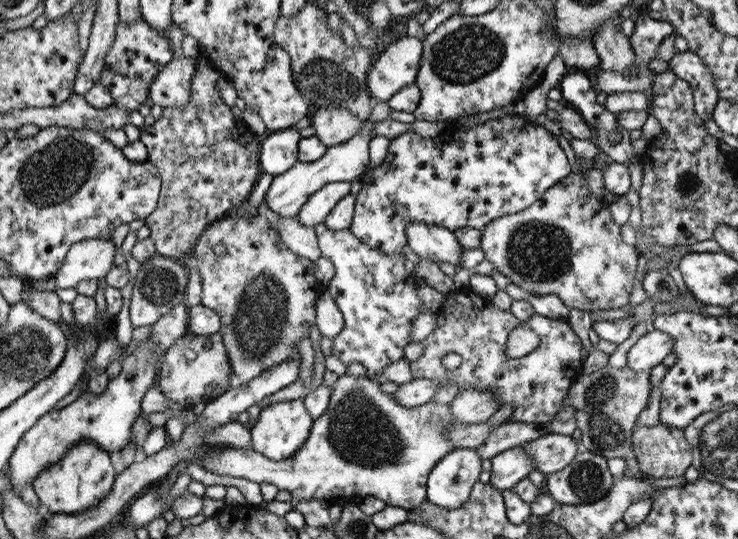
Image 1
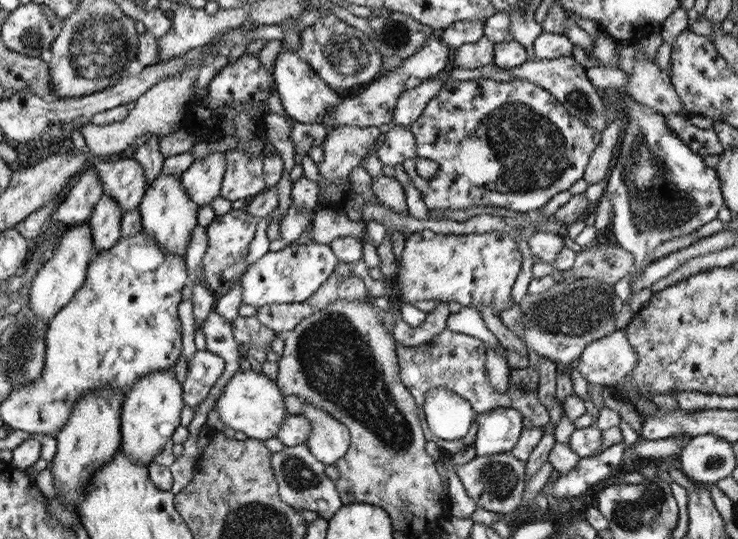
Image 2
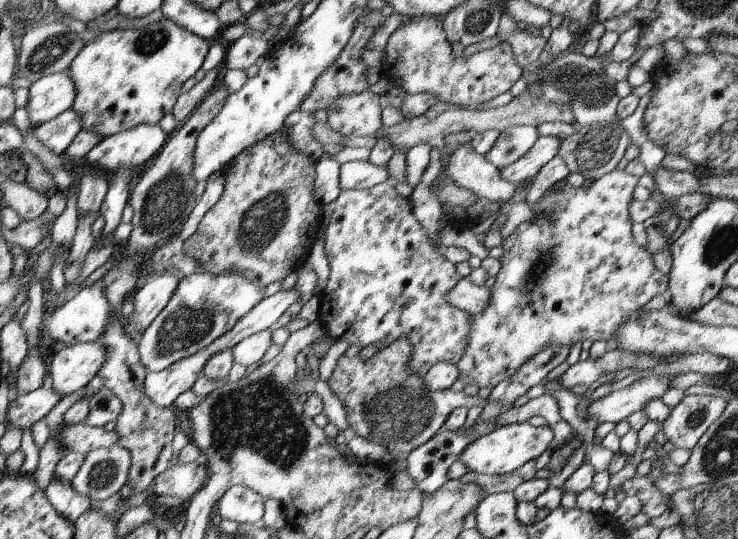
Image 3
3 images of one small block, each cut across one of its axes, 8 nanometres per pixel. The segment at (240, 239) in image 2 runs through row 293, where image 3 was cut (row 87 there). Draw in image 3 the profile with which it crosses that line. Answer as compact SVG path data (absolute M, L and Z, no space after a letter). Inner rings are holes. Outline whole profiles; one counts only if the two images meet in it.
M219 78L215 82L215 86L209 90L209 94L191 112L189 120L185 120L185 124L179 130L171 132L171 136L167 138L163 148L157 152L153 164L139 178L139 182L133 186L133 190L129 194L129 206L133 208L133 220L131 220L133 230L127 240L127 248L125 248L127 252L121 256L121 264L117 268L109 270L103 280L99 280L99 284L105 292L105 298L109 298L109 304L115 314L121 310L123 296L131 292L131 288L139 276L139 274L135 274L137 264L141 262L141 258L137 258L137 254L145 254L147 250L155 250L159 244L177 236L181 226L185 224L185 220L195 204L193 188L195 188L197 180L191 176L191 172L193 172L193 152L195 152L197 136L221 112L227 96L229 96L229 92L227 92L223 80Z

